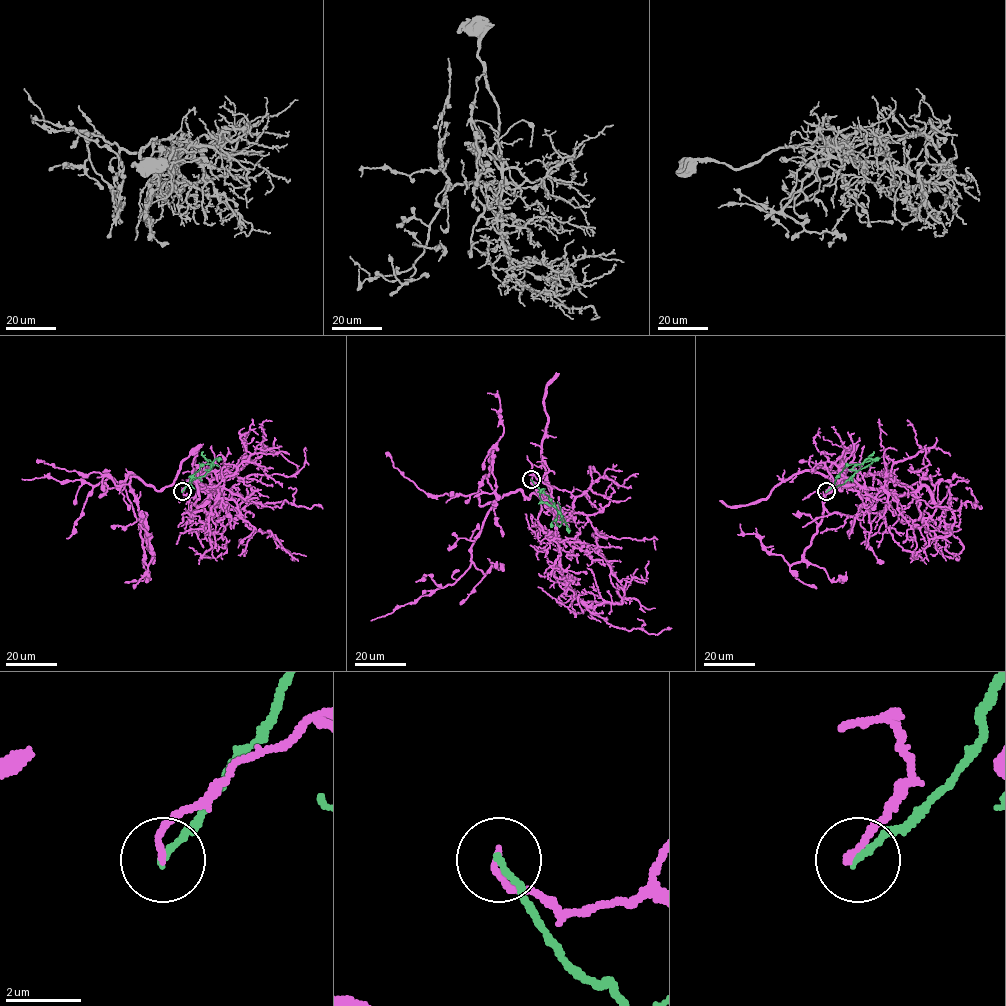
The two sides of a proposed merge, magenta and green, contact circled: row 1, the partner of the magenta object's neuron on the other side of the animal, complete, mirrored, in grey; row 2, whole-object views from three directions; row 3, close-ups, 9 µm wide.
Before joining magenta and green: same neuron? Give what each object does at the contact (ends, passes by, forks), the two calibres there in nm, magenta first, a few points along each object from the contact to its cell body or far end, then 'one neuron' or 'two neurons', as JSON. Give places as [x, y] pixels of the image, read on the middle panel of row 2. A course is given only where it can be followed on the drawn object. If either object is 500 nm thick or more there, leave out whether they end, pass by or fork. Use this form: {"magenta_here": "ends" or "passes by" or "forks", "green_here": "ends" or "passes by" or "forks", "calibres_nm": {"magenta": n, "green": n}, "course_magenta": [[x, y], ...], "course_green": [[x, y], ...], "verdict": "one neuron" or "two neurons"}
{"magenta_here": "ends", "green_here": "ends", "calibres_nm": {"magenta": 160, "green": 170}, "course_magenta": [[531, 479], [550, 493], [512, 491], [479, 504], [503, 434], [500, 400], [487, 393]], "course_green": [[531, 479], [555, 506], [559, 526], [560, 514], [541, 500], [539, 492], [543, 488]], "verdict": "two neurons"}

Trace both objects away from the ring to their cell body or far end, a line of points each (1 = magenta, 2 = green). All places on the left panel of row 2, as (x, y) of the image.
1: (182, 491), (201, 484), (193, 454), (159, 490), (130, 478), (147, 565), (151, 534), (138, 523)
2: (182, 491), (201, 466), (208, 464), (208, 460), (213, 464), (211, 468), (192, 480), (190, 485), (194, 489)

